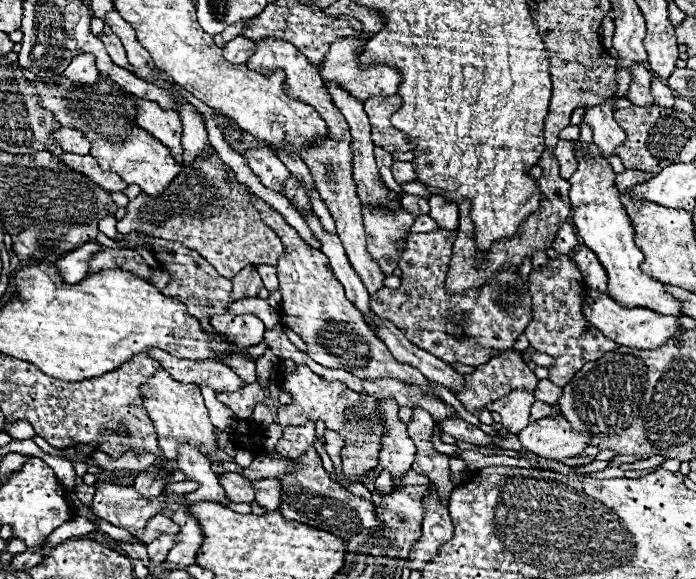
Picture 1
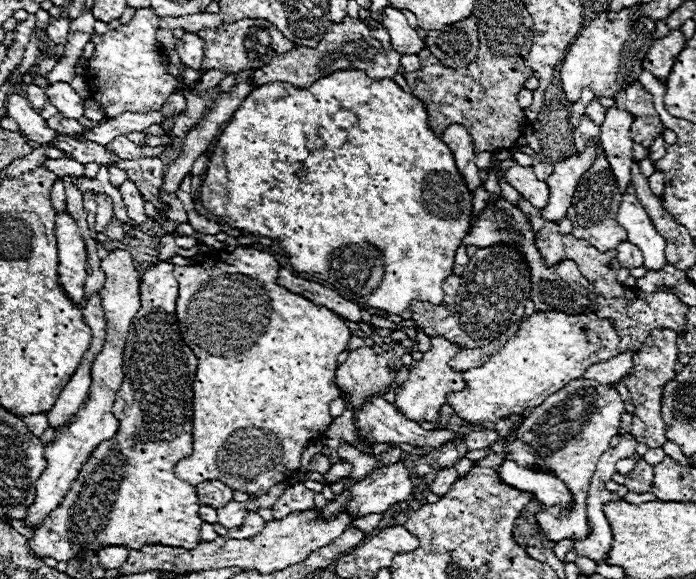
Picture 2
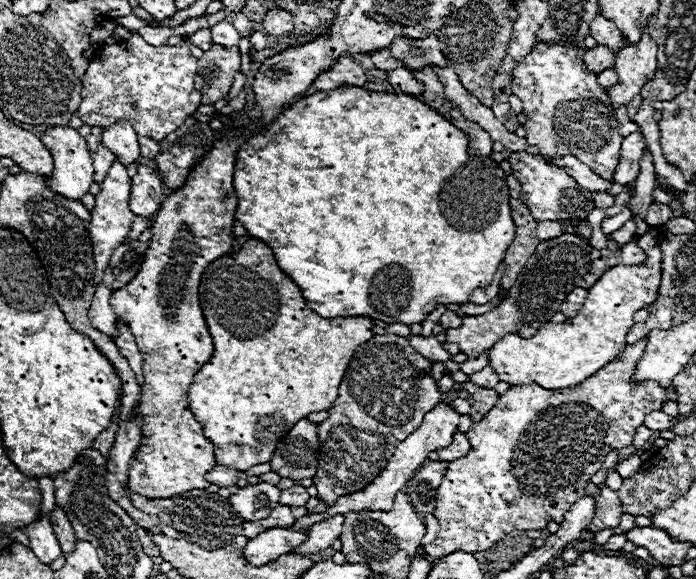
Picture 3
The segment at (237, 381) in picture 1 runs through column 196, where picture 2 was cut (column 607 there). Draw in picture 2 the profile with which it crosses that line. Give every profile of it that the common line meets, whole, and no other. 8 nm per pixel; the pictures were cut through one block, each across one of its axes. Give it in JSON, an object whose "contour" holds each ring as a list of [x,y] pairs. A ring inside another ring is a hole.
{"contour":[[[632,352],[614,356],[612,360],[606,360],[604,364],[594,364],[588,368],[588,372],[582,374],[582,378],[596,380],[600,384],[616,384],[624,374],[628,374],[632,368]]]}

